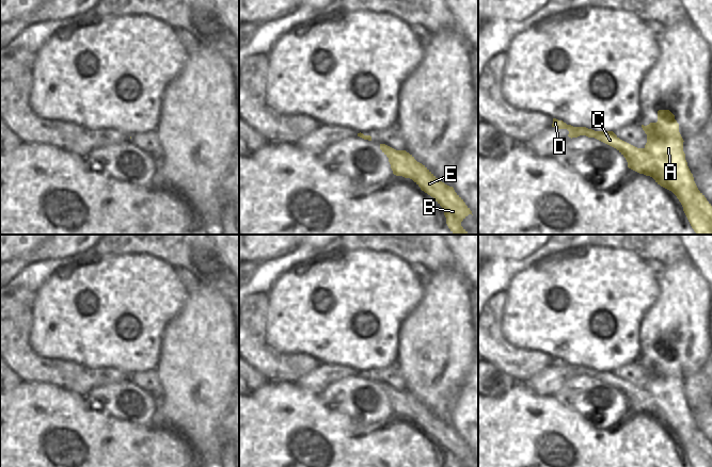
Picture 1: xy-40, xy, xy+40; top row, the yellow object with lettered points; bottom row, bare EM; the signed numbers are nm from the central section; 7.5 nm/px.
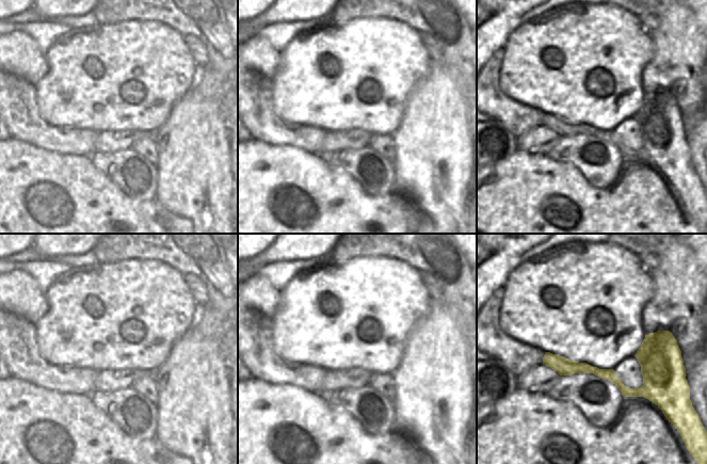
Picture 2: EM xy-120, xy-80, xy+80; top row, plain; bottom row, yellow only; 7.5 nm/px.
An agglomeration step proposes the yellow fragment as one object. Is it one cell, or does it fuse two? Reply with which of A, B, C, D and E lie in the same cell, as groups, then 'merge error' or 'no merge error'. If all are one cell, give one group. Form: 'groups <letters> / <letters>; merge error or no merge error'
groups A B E / C D; merge error

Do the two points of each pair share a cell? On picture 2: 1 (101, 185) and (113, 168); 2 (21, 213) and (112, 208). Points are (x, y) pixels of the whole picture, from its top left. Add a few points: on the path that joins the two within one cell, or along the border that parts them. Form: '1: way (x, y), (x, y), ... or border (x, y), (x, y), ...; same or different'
1: border (90, 158), (91, 162), (125, 193); different
2: way (30, 196), (42, 208), (85, 208); same

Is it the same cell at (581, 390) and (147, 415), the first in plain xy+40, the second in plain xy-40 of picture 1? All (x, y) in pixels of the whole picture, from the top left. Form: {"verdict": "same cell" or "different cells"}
{"verdict": "same cell"}

